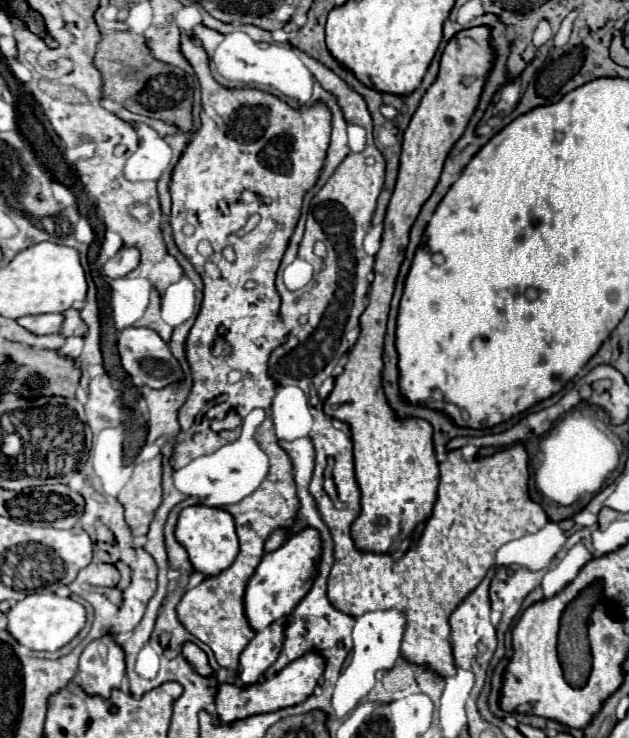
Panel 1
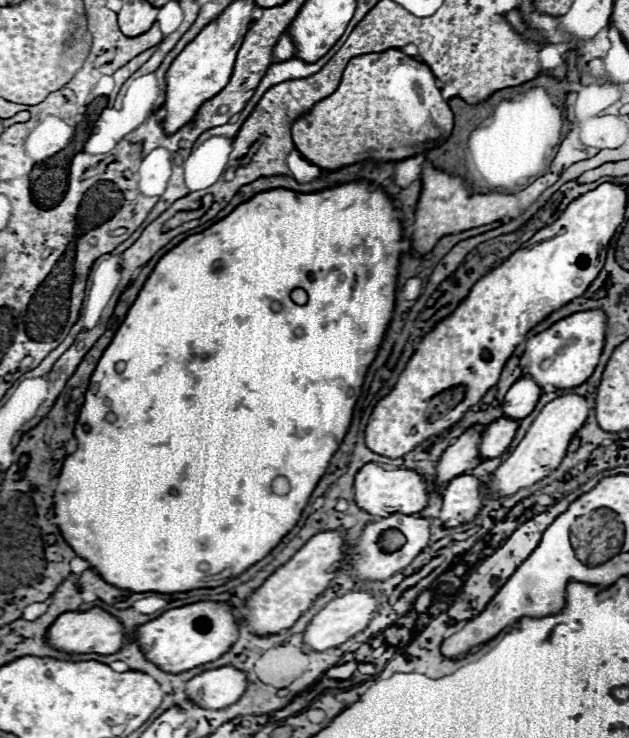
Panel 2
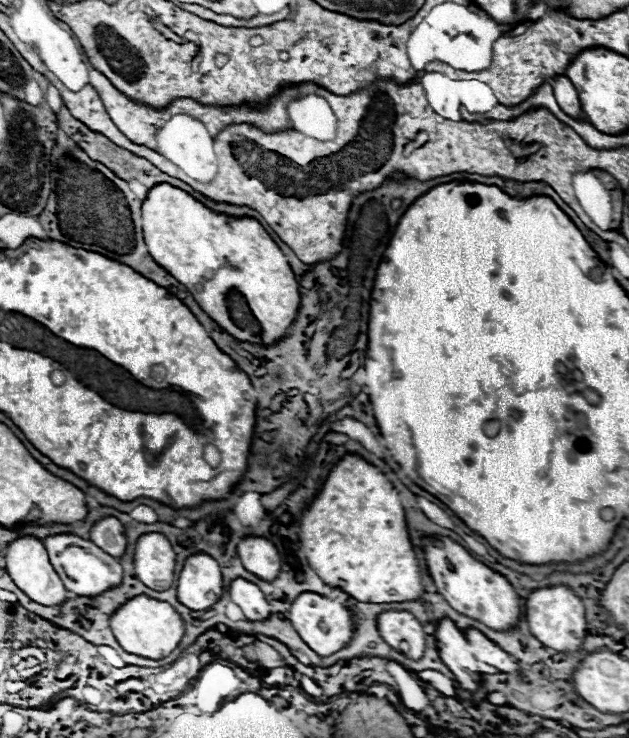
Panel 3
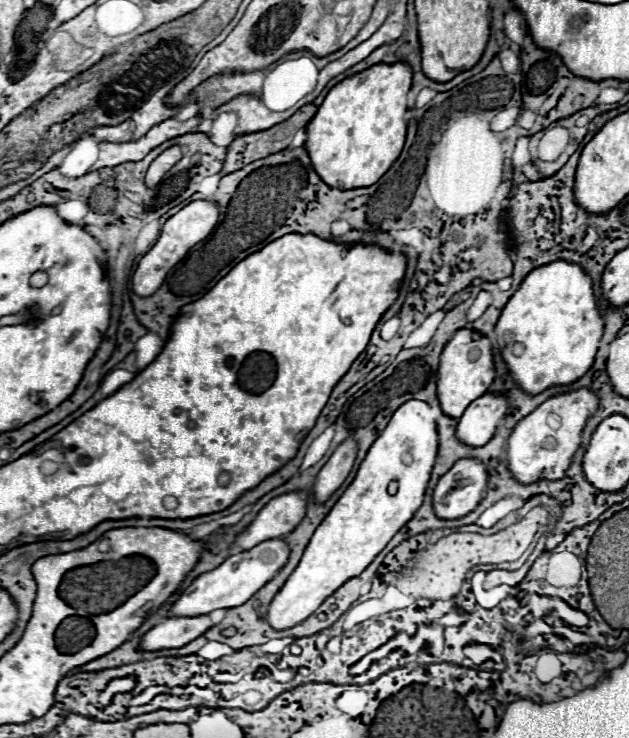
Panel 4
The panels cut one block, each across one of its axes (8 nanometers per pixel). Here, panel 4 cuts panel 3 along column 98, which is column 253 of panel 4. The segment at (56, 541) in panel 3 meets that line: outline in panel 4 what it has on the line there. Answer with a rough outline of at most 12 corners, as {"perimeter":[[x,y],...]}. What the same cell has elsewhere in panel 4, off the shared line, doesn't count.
{"perimeter":[[280,538],[200,574],[166,616],[242,606],[288,560]]}

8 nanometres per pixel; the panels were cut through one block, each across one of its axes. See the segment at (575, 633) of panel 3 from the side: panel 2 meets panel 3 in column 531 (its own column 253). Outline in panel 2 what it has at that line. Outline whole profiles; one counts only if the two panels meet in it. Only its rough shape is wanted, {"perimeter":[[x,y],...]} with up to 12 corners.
{"perimeter":[[312,536],[248,600],[254,634],[290,628],[340,574],[346,538]]}

